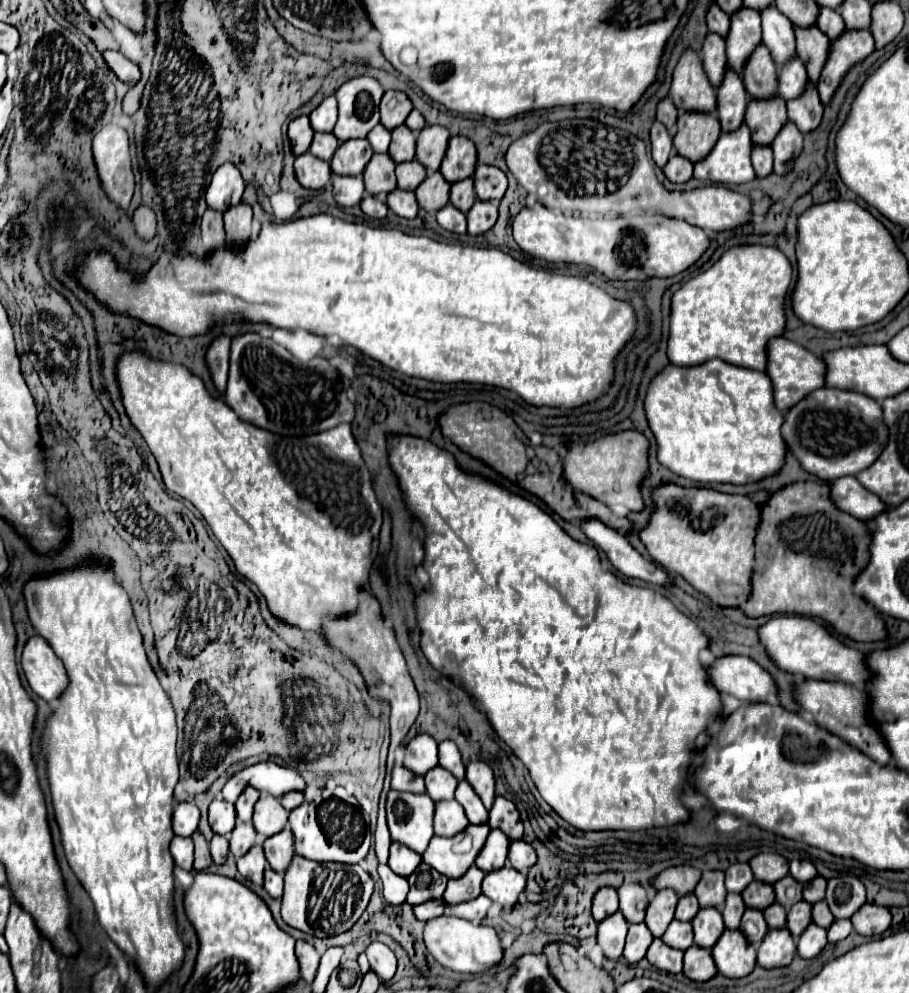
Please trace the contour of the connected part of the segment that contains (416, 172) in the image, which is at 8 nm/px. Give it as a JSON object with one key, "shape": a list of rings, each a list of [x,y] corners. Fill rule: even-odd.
{"shape":[[[408,161],[396,165],[396,177],[398,177],[398,187],[404,191],[414,191],[426,177],[426,169],[418,161]]]}

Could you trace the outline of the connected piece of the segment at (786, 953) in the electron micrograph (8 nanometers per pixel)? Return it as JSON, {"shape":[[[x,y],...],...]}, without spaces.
{"shape":[[[786,927],[770,929],[766,933],[766,939],[762,939],[758,947],[758,965],[766,969],[786,967],[790,965],[794,953],[796,953],[796,943],[790,931],[786,931]]]}

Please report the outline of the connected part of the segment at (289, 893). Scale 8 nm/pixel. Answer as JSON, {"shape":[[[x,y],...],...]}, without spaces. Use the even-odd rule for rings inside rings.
{"shape":[[[294,855],[290,867],[284,873],[284,895],[282,895],[282,919],[294,929],[304,933],[314,933],[308,921],[308,893],[312,887],[314,873],[322,865],[316,861],[302,859]]]}

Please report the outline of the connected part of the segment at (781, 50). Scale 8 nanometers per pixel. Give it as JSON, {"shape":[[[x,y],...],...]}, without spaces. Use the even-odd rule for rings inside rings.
{"shape":[[[774,5],[766,7],[766,11],[760,11],[760,19],[762,19],[762,43],[770,49],[774,63],[780,65],[796,53],[792,23]]]}

